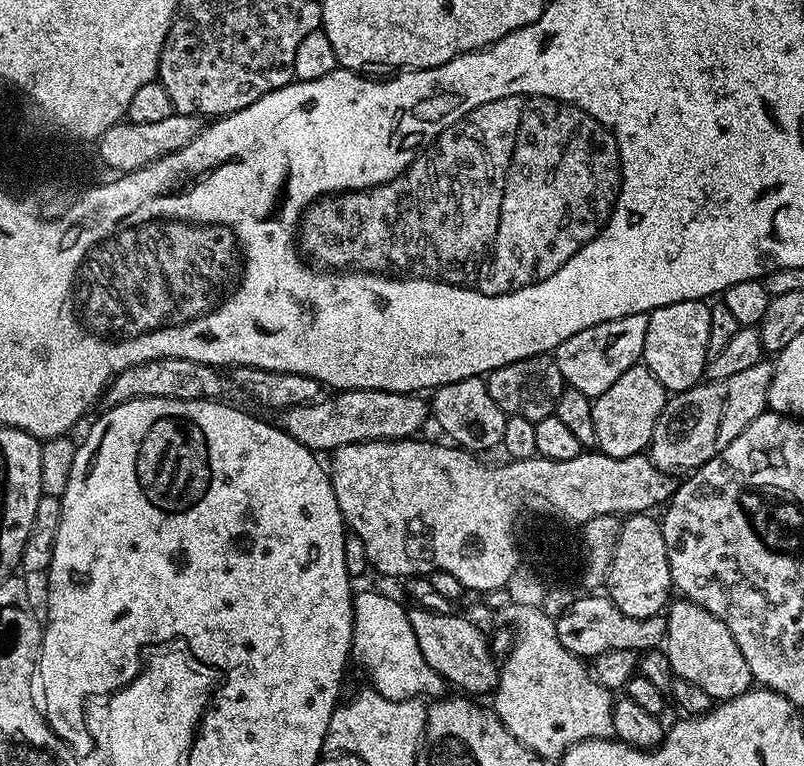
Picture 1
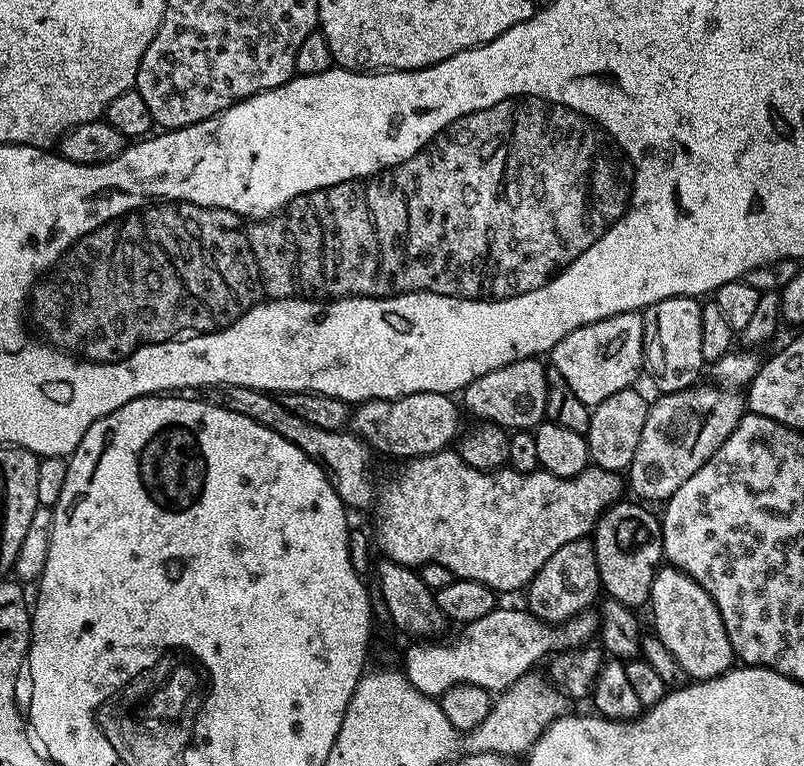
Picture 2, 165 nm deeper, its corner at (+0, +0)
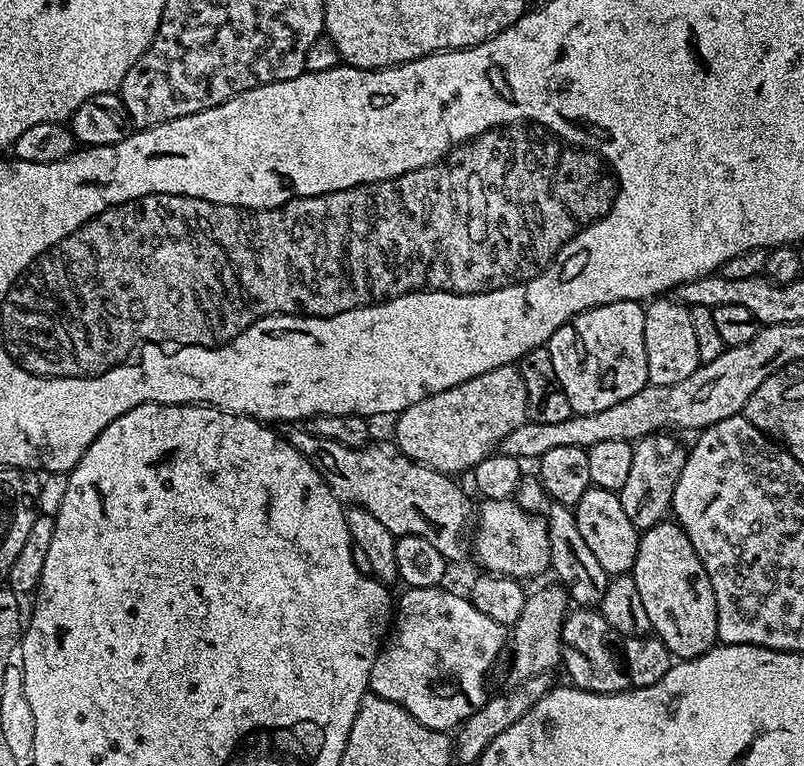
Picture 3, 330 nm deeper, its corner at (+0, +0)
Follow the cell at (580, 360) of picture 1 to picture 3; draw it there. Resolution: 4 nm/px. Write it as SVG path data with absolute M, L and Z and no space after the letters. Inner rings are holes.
M619 300L603 304L600 308L579 312L549 338L546 346L550 350L550 362L554 366L556 375L555 381L566 394L575 415L610 410L610 406L618 406L618 402L638 394L648 384L644 310L645 305L639 300Z

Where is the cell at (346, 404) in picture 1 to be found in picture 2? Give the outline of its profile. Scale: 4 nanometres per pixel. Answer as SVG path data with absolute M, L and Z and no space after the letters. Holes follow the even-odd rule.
M419 392L400 396L395 401L368 401L353 411L351 427L377 453L396 456L401 460L429 456L453 445L451 443L458 432L457 414L460 414L453 400L447 393Z

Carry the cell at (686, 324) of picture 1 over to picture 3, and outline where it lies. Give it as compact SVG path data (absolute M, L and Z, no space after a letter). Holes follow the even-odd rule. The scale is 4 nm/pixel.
M656 298L644 310L644 341L648 384L668 388L690 378L702 361L698 354L698 337L694 334L692 310L689 305L673 298Z

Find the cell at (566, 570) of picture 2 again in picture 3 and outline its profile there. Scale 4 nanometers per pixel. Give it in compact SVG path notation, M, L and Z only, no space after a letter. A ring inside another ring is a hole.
M552 582L549 588L540 588L536 593L529 595L522 608L521 616L514 625L514 631L511 633L510 644L516 649L512 652L512 672L516 675L517 681L528 680L531 676L540 676L549 673L552 667L560 660L560 648L562 652L562 641L564 640L564 622L570 611L570 596L559 583Z

